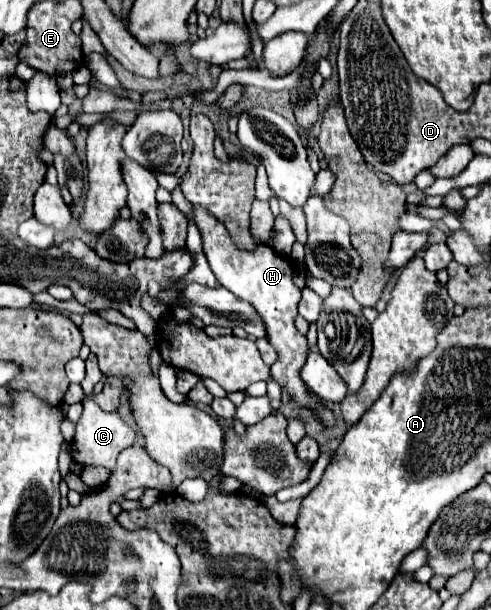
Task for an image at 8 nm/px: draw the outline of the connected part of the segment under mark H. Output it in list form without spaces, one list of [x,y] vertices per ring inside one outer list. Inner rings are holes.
[[[194,206],[192,214],[194,214],[194,222],[198,224],[200,234],[202,234],[204,254],[206,254],[208,264],[210,264],[212,272],[216,274],[220,286],[228,288],[240,300],[250,302],[264,322],[266,338],[278,354],[278,360],[272,364],[272,378],[282,388],[288,388],[290,400],[294,404],[308,408],[324,424],[324,428],[334,428],[336,414],[316,394],[312,394],[308,390],[308,386],[304,384],[304,380],[300,378],[300,370],[302,370],[310,350],[308,350],[306,336],[302,336],[294,326],[294,318],[298,316],[296,306],[300,302],[300,288],[294,284],[294,272],[296,272],[294,262],[276,254],[276,250],[270,248],[268,244],[260,244],[256,252],[240,252],[238,248],[232,248],[232,240],[228,240],[224,226],[220,226],[218,220],[212,220],[210,212],[204,212],[204,208]]]

